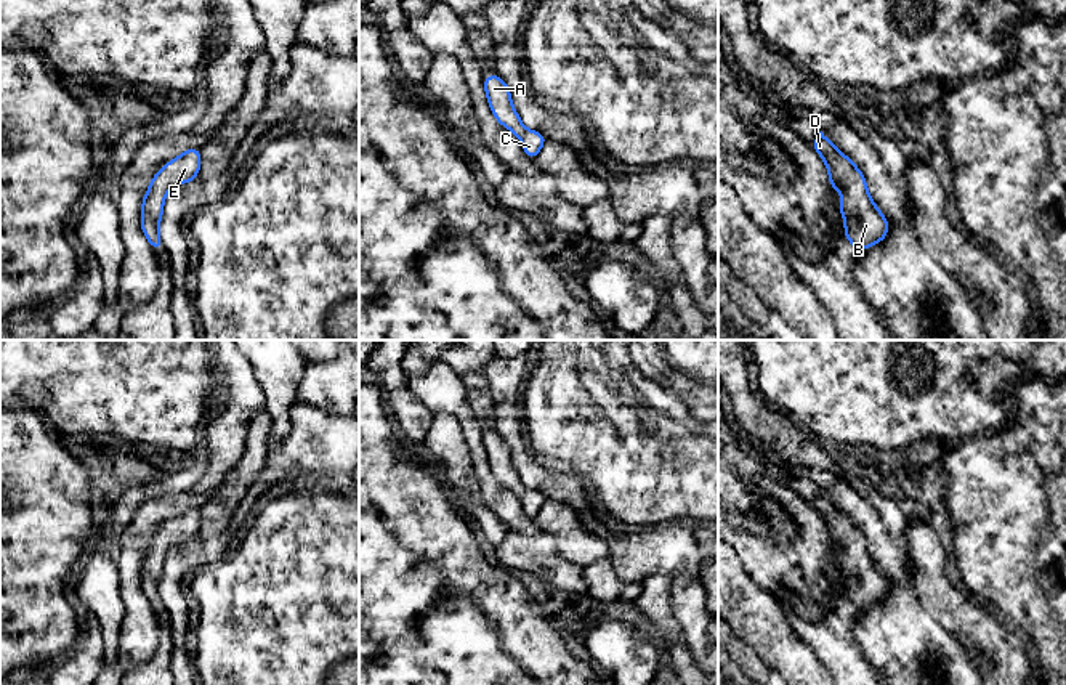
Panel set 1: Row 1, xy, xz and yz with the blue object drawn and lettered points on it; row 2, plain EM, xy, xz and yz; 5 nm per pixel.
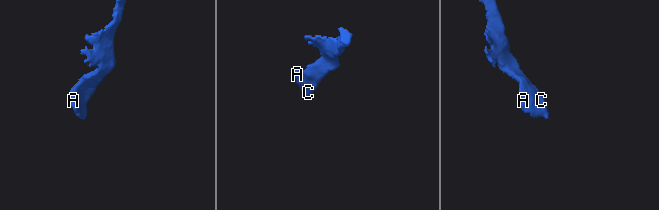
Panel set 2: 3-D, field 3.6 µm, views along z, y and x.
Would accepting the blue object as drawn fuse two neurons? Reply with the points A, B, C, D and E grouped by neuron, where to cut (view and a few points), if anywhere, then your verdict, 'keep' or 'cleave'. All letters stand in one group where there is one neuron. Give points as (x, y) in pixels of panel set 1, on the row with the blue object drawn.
groups A B C D E; cut none; keep

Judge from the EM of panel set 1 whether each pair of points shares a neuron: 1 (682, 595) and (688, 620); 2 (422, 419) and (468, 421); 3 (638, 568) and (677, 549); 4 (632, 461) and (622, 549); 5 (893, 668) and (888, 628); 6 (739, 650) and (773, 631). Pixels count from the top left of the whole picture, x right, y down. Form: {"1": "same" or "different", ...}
{"1": "same", "2": "different", "3": "same", "4": "different", "5": "same", "6": "different"}

